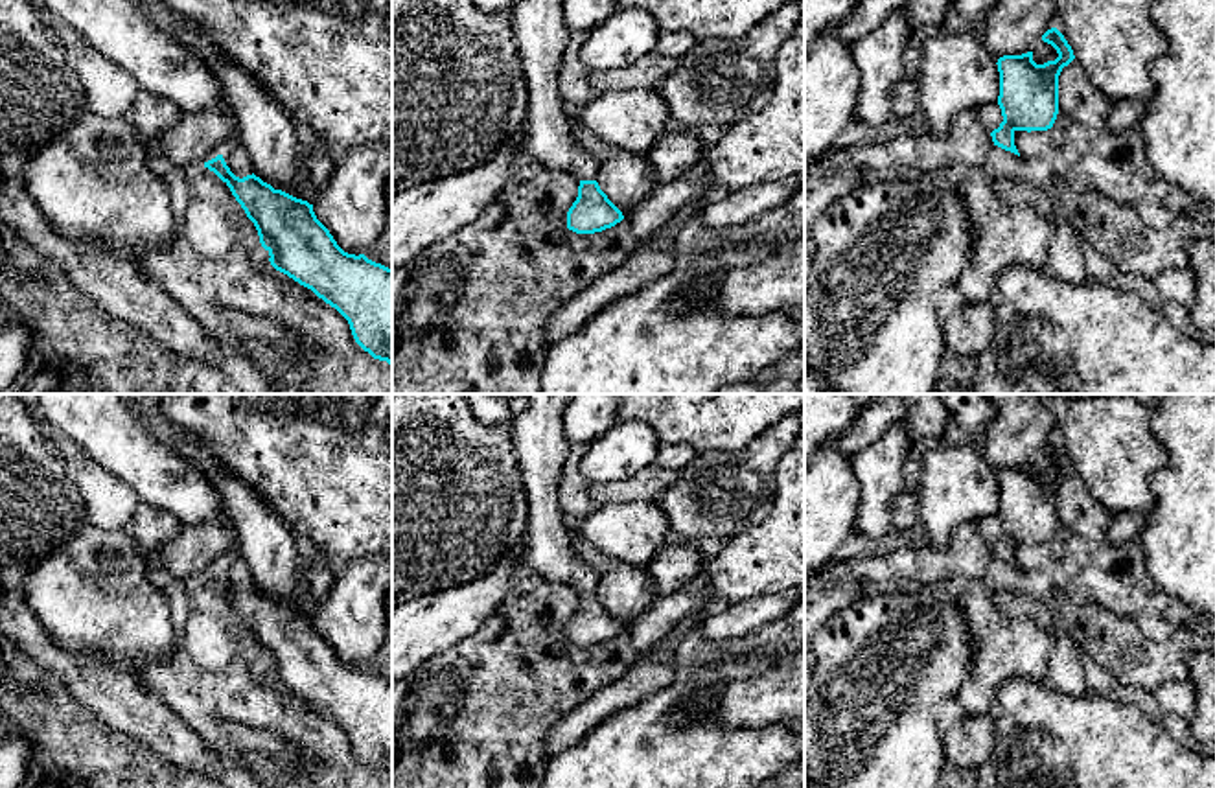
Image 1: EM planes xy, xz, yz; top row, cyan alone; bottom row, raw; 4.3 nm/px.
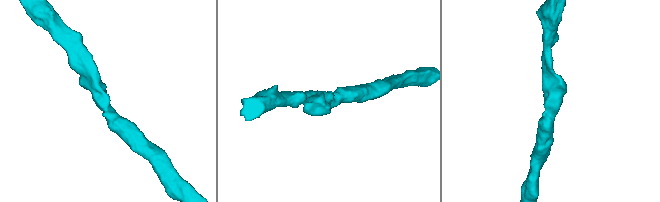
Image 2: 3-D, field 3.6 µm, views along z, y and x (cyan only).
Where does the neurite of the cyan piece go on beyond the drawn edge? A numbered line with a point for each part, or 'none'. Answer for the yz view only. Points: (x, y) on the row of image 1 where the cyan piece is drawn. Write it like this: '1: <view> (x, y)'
1: yz (991, 116)

